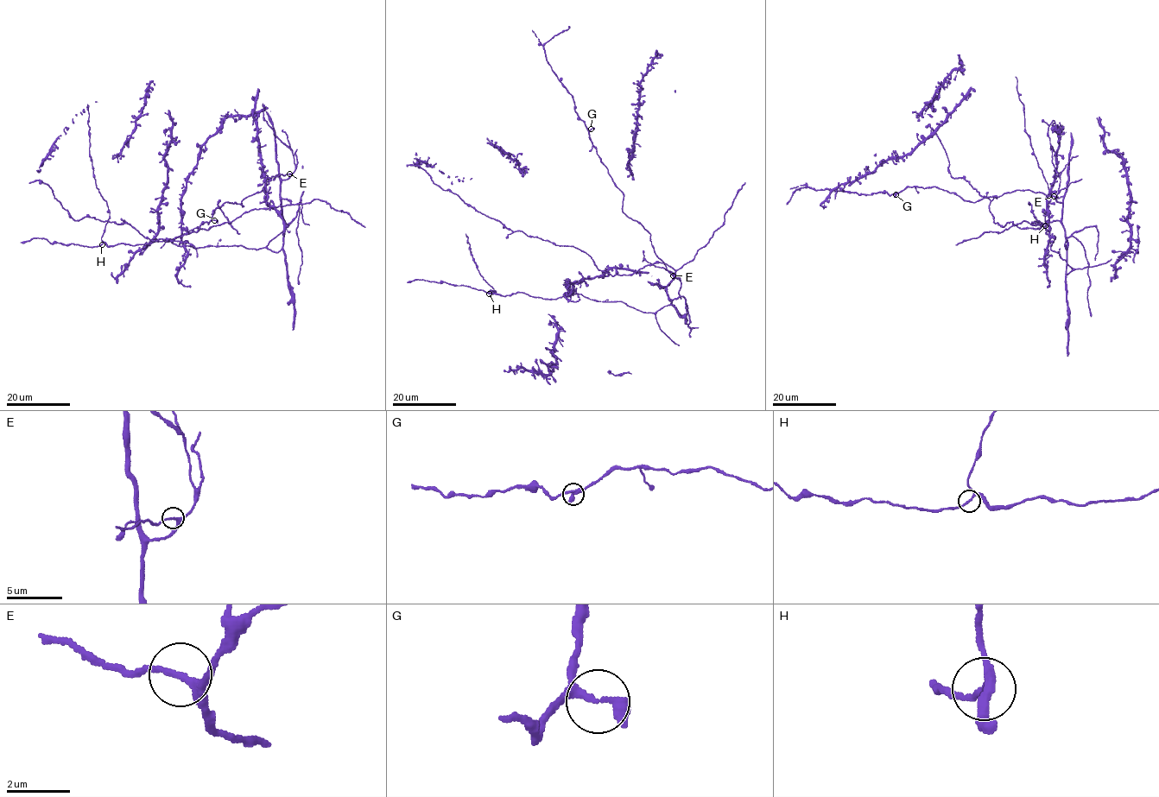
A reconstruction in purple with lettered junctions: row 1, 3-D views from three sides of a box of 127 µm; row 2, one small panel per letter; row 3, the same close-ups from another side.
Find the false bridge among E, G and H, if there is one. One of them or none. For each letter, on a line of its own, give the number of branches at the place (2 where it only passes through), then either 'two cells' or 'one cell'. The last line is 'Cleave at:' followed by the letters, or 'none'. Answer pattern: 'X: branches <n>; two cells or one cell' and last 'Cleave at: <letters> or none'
E: branches 3; one cell
G: branches 3; one cell
H: branches 3; one cell
Cleave at: none

